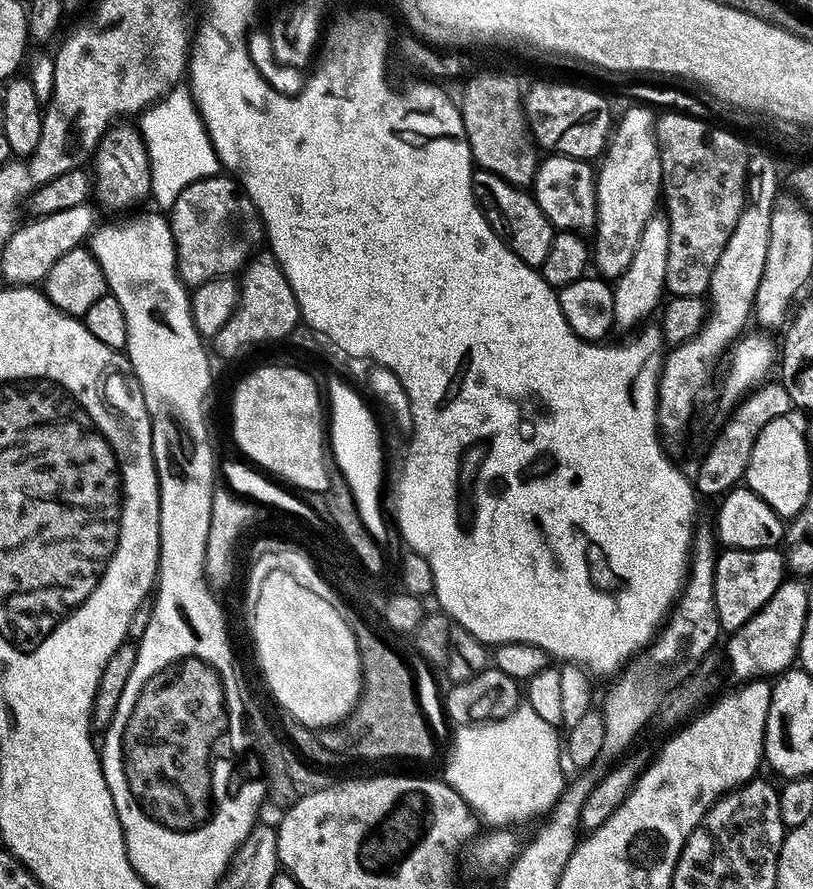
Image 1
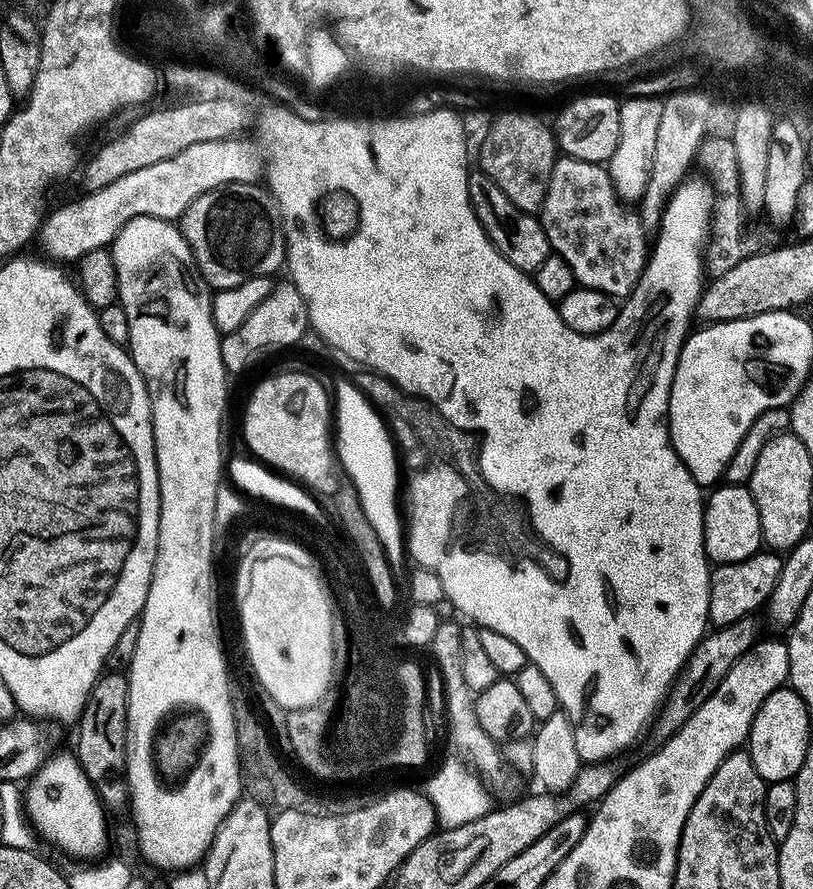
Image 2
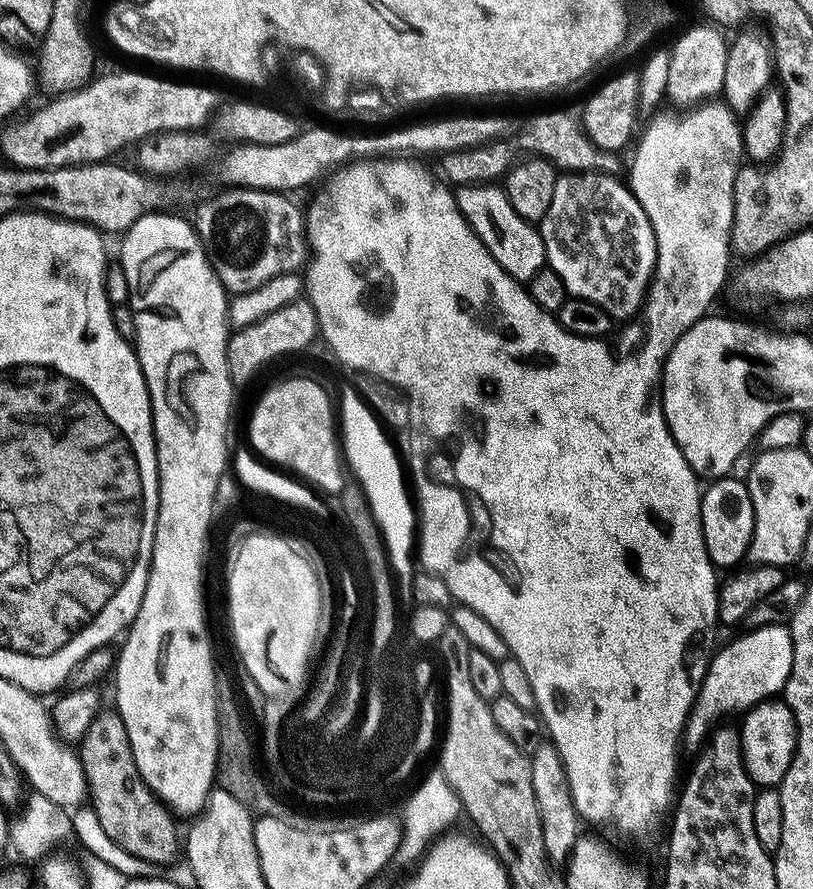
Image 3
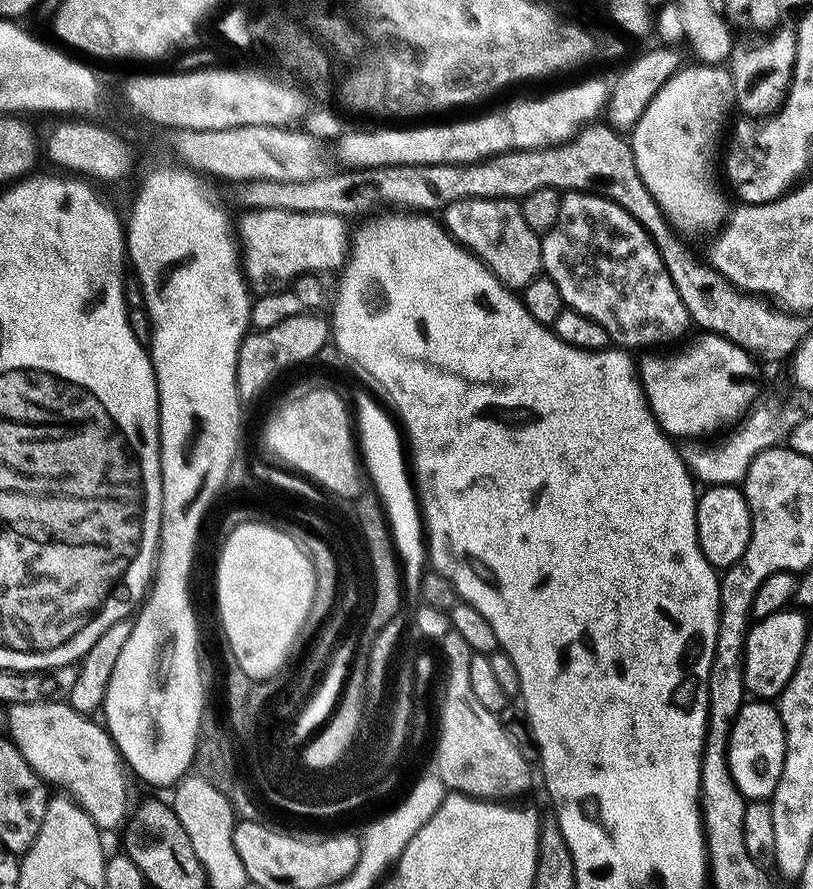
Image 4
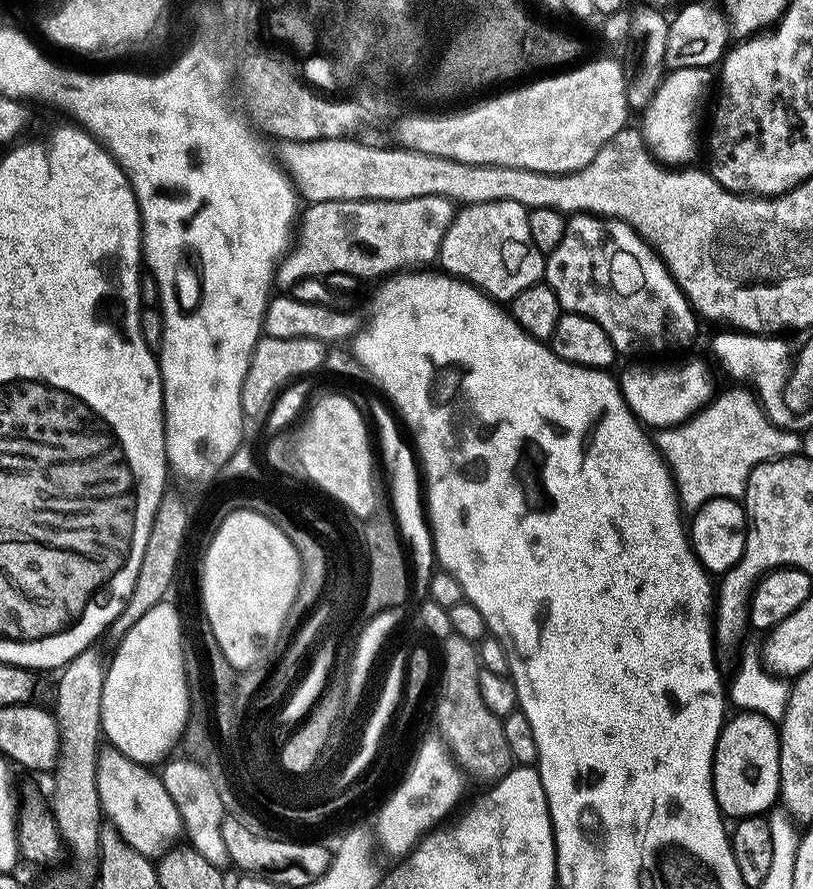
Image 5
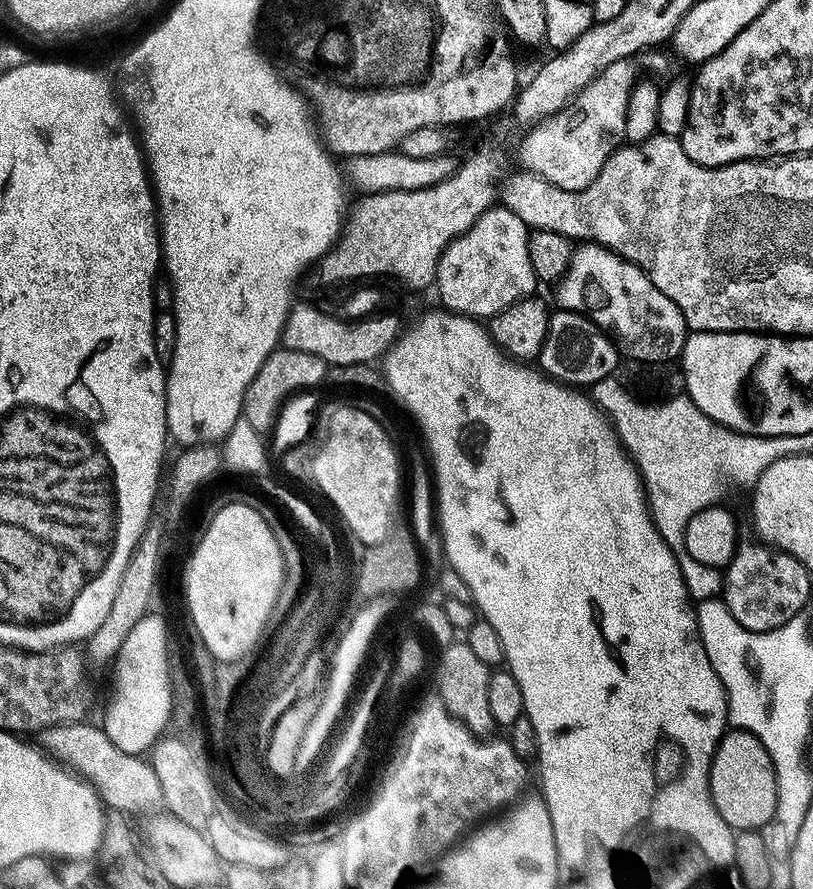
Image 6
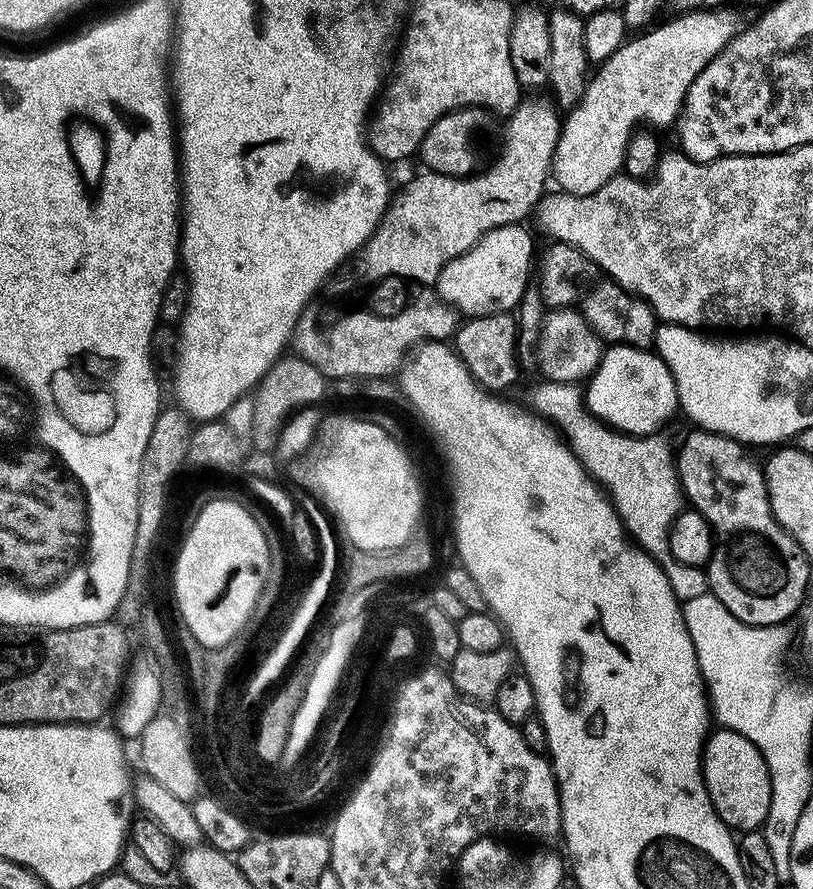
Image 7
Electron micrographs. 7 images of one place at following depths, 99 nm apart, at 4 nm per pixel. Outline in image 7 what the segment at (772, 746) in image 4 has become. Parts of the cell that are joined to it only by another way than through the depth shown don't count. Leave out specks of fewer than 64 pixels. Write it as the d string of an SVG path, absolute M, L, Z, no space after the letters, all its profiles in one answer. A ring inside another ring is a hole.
M713 731L704 745L702 767L704 785L722 822L740 834L757 831L768 817L772 793L770 770L758 746L737 732Z

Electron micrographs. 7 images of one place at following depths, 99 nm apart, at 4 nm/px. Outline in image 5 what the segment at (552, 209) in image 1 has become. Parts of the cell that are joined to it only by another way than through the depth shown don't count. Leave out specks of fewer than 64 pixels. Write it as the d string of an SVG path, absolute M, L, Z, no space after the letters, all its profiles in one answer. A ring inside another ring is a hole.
M573 215L558 250L547 257L546 282L552 287L554 294L558 294L561 309L565 313L585 316L598 322L598 326L602 326L602 330L610 334L610 342L614 342L621 357L660 356L663 352L688 348L696 340L696 331L702 327L701 321L692 310L692 304L684 296L684 291L677 286L676 279L668 273L664 261L629 224L623 224L621 220Z

